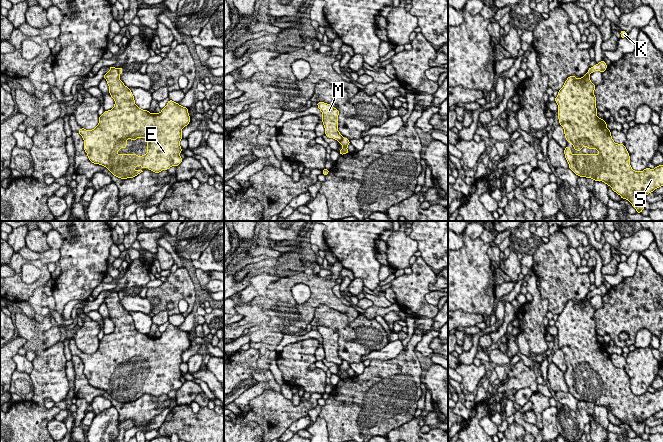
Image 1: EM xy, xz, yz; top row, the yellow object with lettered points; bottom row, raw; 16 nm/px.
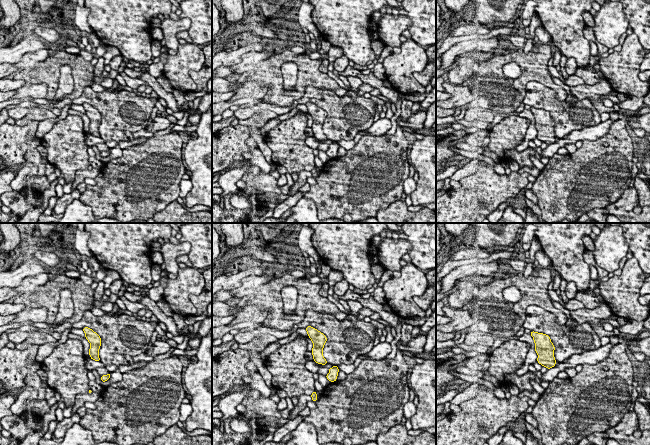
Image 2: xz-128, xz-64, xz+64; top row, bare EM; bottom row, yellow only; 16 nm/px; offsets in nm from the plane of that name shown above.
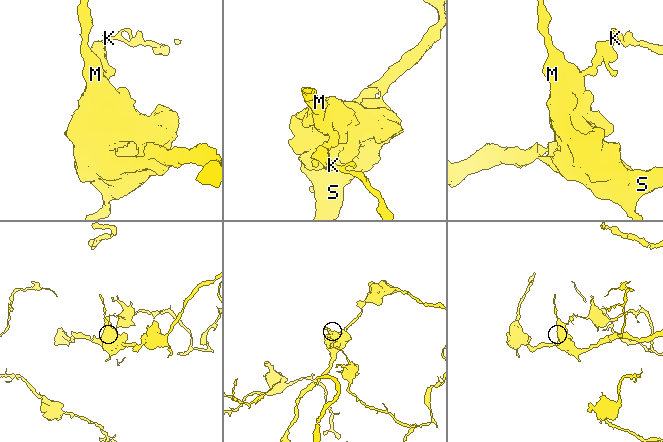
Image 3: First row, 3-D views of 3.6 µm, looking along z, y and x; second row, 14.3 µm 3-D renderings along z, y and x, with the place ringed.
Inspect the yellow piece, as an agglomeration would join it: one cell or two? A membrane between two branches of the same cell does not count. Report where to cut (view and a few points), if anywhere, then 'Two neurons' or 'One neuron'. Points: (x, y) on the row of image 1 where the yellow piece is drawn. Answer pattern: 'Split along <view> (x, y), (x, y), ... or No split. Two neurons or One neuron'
Split along xz (343, 137), (339, 142). Two neurons

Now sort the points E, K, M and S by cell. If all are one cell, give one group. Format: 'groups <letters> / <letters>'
groups E M S / K

